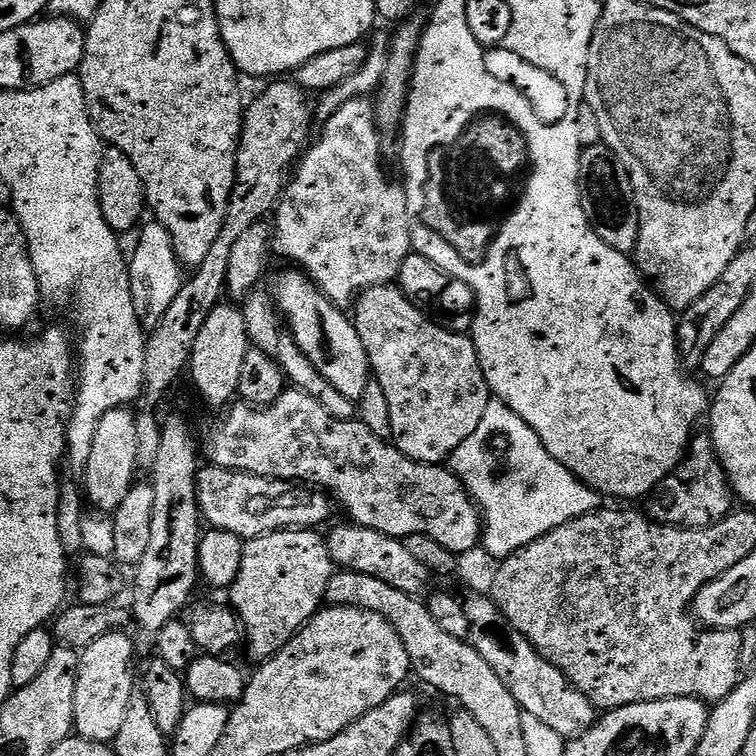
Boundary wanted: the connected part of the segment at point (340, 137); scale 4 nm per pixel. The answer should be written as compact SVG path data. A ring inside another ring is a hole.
M368 98L347 100L338 111L332 116L327 117L325 124L328 125L325 126L324 133L320 136L320 141L318 141L316 145L313 143L311 147L303 153L294 175L289 179L284 189L284 195L280 197L280 202L276 206L274 213L274 221L276 220L276 224L274 223L274 248L277 253L280 251L282 255L289 256L292 260L297 260L297 262L300 263L297 265L308 273L309 278L314 281L339 308L347 309L349 305L353 303L354 298L359 296L365 288L392 284L393 281L399 277L400 271L402 270L402 262L406 262L406 258L412 255L414 251L412 246L412 221L408 218L408 203L406 202L403 183L396 181L395 184L395 182L384 173L384 156L380 153L380 139L382 139L382 133L380 129L376 127L376 109L373 101Z

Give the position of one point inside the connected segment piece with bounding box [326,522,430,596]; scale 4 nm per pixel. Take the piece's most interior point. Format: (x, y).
(352, 548)

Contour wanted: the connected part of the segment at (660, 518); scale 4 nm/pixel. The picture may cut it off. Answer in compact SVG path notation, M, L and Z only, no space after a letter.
M693 435L684 459L647 497L647 504L646 515L649 520L682 528L709 528L732 515L734 493L728 485L728 476L716 457L711 435Z

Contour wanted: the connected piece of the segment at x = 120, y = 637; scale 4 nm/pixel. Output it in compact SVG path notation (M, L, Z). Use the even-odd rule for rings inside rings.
M127 631L104 634L91 642L80 652L78 666L78 686L74 686L74 732L84 740L93 740L99 744L111 745L122 726L126 706L130 706L130 698L134 691L132 685L132 659L137 659L138 648L128 637Z

